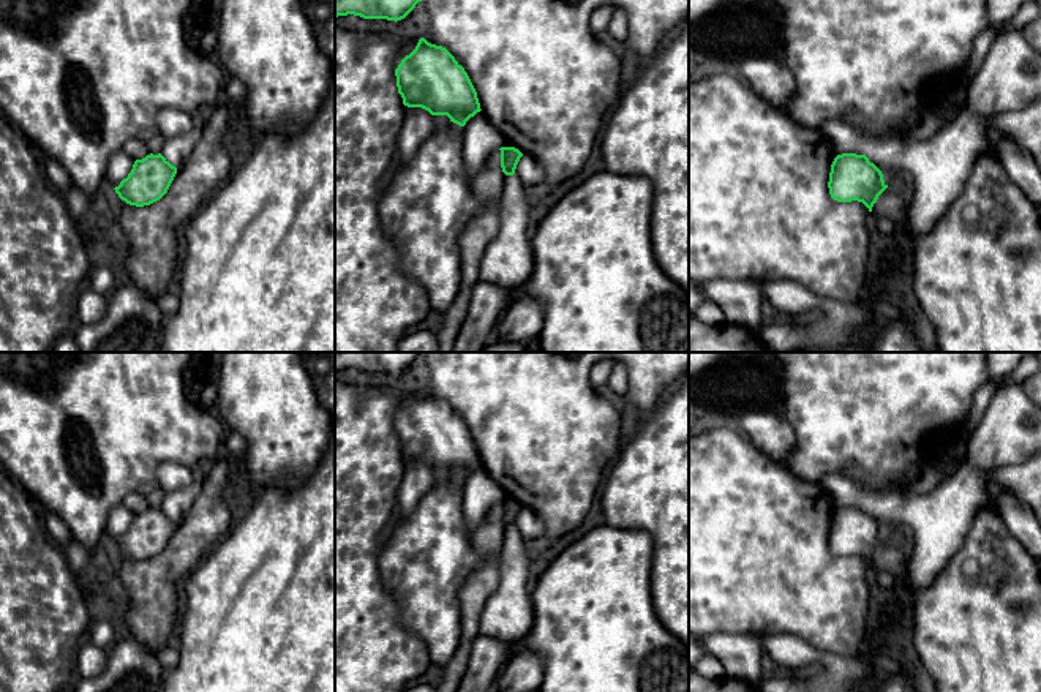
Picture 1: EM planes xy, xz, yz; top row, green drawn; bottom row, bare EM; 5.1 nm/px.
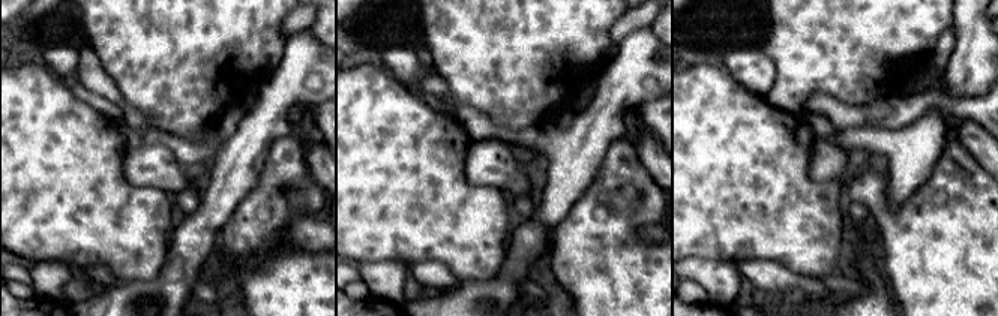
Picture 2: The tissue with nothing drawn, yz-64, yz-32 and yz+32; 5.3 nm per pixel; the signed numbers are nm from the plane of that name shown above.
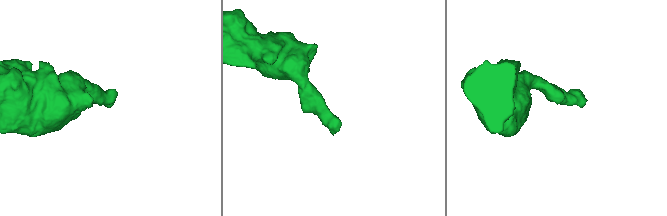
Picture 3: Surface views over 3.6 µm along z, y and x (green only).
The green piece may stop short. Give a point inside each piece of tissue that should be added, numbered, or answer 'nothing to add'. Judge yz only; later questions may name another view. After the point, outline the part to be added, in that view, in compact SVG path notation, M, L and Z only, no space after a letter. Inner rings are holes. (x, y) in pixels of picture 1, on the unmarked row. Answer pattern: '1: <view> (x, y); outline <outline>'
1: yz (977, 628); outline M979 507L970 531L954 556L926 589L915 591L907 580L910 548L897 539L878 550L872 572L889 572L910 597L911 635L927 692L1041 692L1041 562L1008 531L994 507Z

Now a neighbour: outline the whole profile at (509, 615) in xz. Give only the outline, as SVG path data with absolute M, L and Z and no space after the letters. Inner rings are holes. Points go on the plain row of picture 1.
M505 529L499 558L498 589L487 600L479 619L479 634L498 641L518 641L536 621L529 585L529 561L524 537Z

